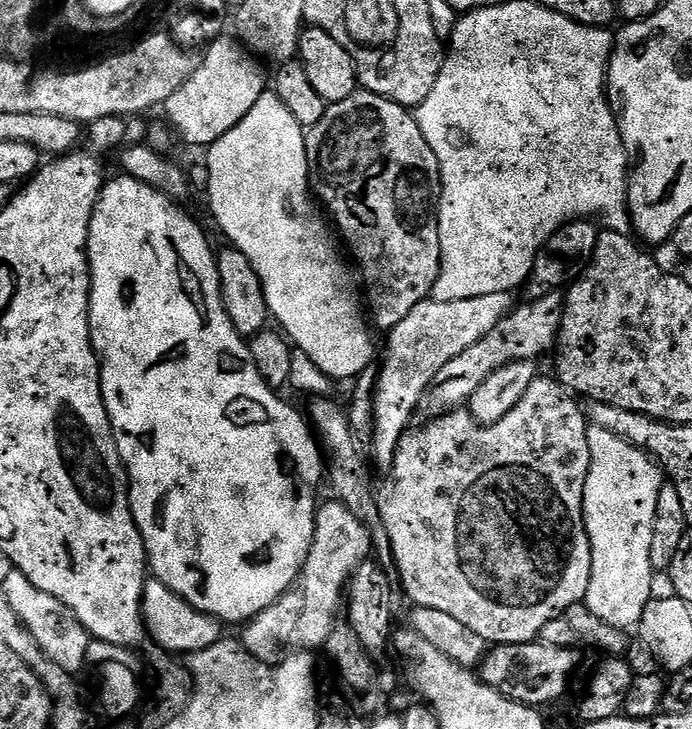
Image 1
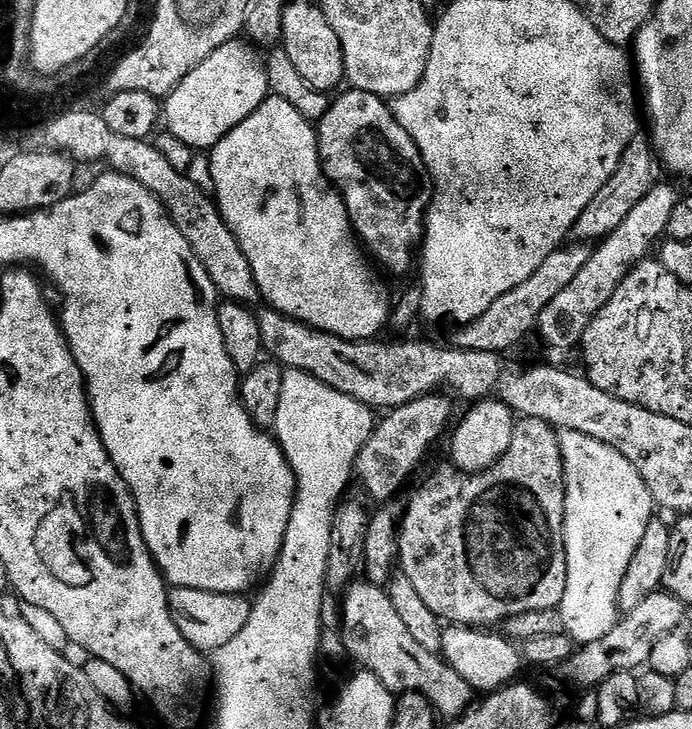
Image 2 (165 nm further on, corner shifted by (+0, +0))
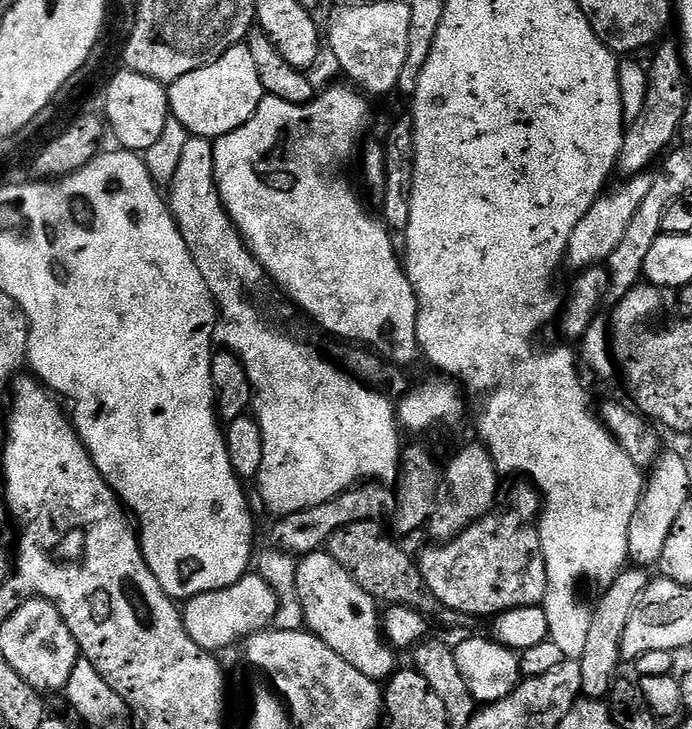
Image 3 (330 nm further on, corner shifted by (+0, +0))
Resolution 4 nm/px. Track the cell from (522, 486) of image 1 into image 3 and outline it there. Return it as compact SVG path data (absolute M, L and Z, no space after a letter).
M520 482L508 496L508 501L487 512L481 520L471 524L464 532L460 532L447 542L437 543L436 548L428 548L419 554L418 563L425 586L446 607L465 612L477 618L489 616L495 618L501 612L509 612L515 608L534 608L543 605L544 595L548 589L546 578L546 562L540 541L538 517L542 511L542 497L535 487L528 482Z

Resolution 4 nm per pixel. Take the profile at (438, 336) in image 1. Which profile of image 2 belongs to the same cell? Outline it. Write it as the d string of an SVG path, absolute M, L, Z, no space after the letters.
M576 242L571 246L573 248L561 246L554 254L550 254L550 258L546 258L546 262L542 262L542 266L538 266L538 270L534 270L534 274L530 274L530 278L522 282L522 286L510 290L510 294L502 294L502 298L498 298L498 302L494 302L494 306L486 310L481 320L457 327L455 347L504 354L507 353L507 348L522 343L531 332L533 335L542 310L546 310L546 306L550 306L550 302L562 290L566 290L570 282L574 282L574 277L582 271L582 266L586 266L592 254L592 248L587 243Z

